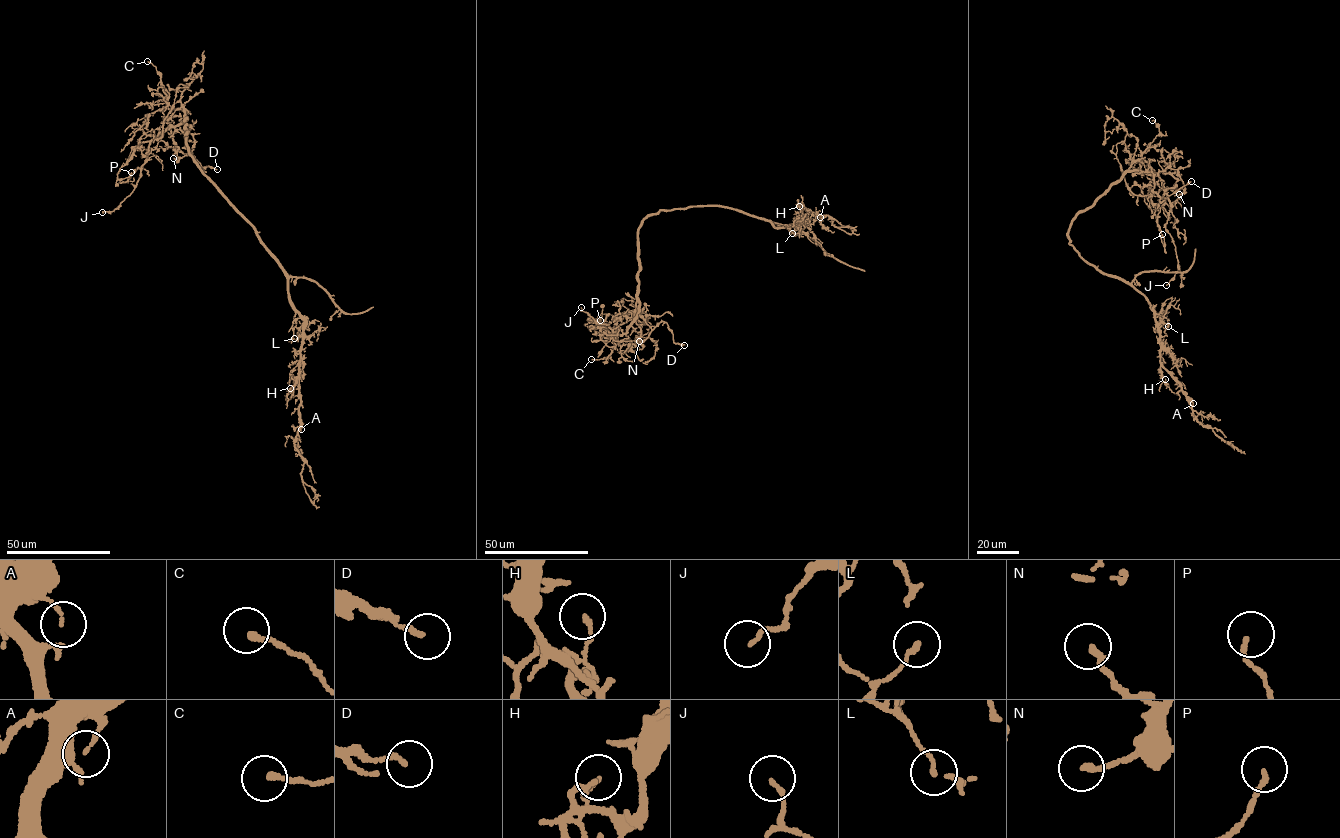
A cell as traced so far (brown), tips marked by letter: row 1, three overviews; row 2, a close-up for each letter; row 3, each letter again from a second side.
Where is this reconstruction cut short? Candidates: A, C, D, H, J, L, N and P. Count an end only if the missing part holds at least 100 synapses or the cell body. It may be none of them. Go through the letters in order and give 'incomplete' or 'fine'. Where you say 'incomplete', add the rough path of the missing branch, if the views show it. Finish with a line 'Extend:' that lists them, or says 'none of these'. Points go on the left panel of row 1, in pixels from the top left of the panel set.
A: fine
C: fine
D: fine
H: fine
J: fine
L: fine
N: fine
P: fine
Extend: none of these

